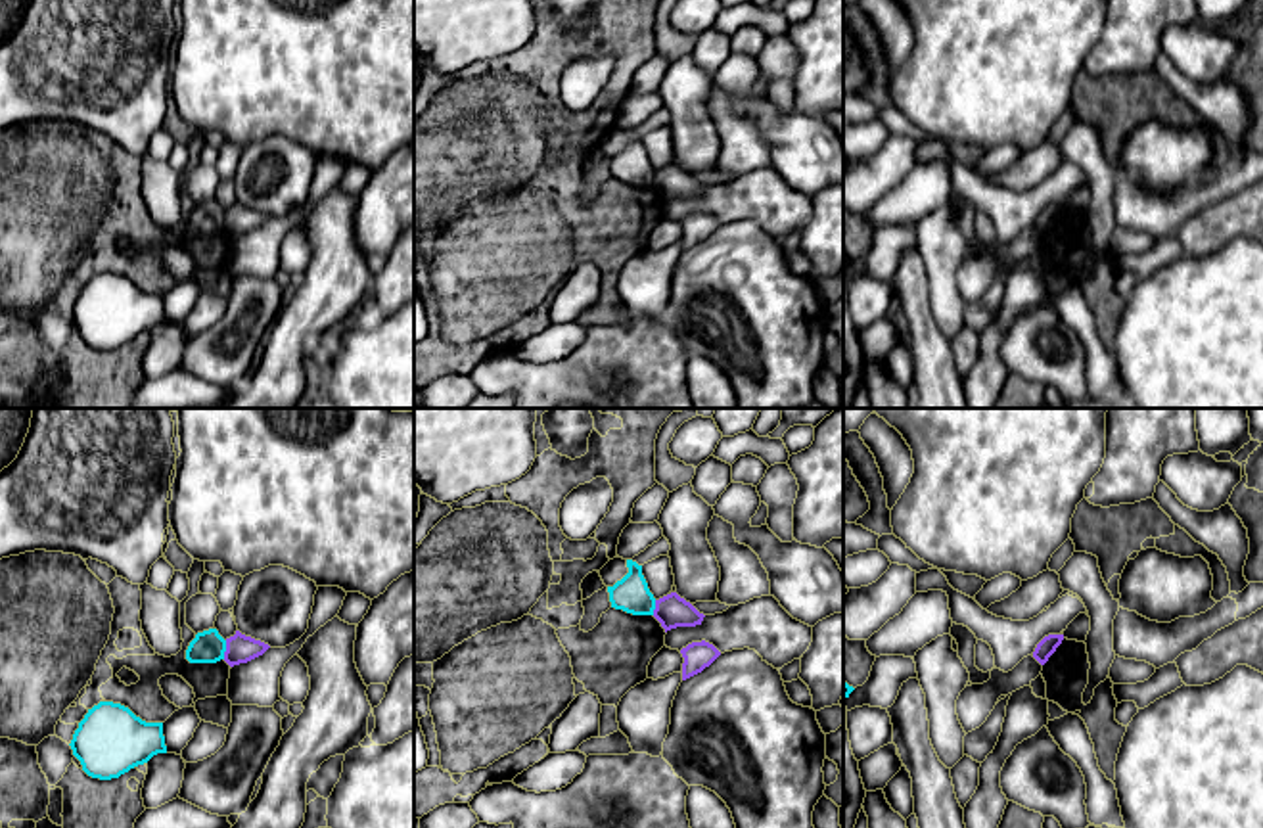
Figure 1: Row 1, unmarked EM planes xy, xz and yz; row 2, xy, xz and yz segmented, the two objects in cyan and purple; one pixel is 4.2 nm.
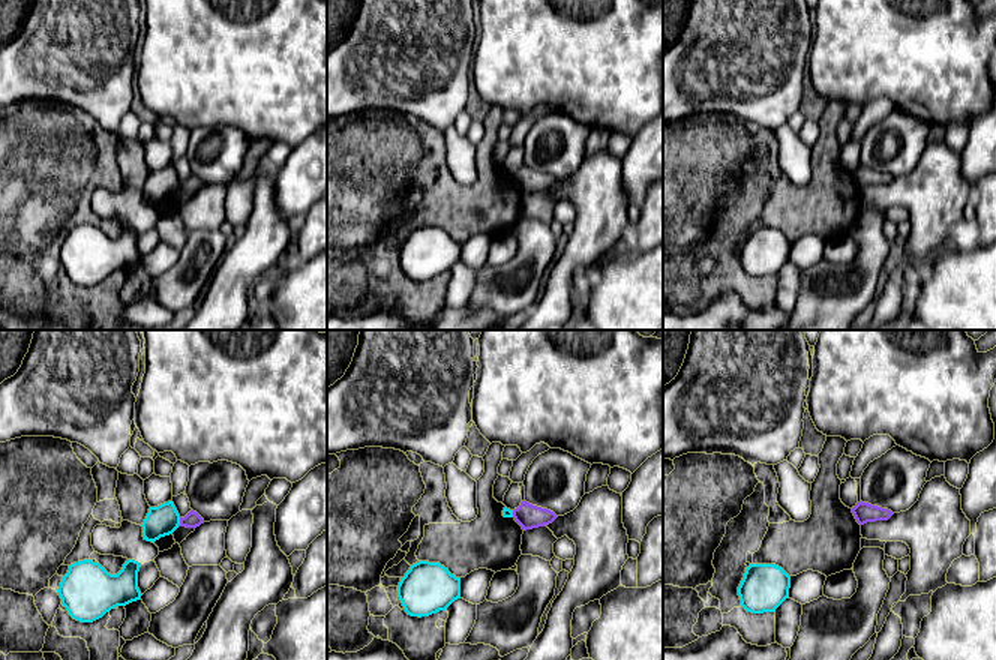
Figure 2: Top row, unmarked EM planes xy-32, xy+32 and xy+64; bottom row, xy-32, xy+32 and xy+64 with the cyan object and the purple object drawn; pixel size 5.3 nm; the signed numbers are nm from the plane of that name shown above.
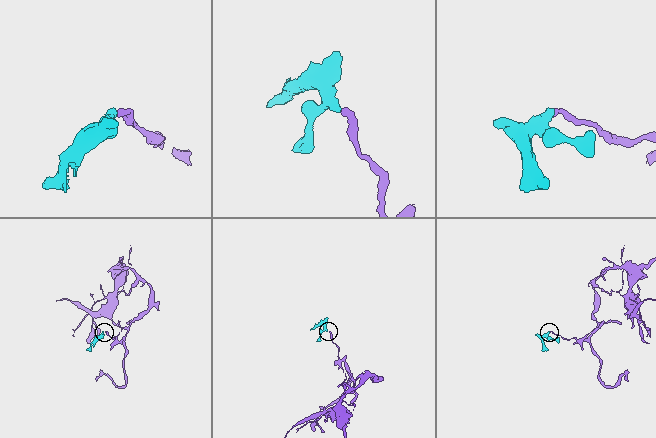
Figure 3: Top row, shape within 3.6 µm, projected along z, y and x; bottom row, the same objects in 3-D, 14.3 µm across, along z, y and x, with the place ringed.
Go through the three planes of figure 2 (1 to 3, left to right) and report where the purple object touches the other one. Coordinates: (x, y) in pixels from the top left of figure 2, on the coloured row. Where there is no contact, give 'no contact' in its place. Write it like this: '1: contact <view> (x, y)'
1: contact xy-32 (179, 521)
2: contact xy+32 (512, 513)
3: no contact

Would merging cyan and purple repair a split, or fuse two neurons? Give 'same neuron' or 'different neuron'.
different neuron

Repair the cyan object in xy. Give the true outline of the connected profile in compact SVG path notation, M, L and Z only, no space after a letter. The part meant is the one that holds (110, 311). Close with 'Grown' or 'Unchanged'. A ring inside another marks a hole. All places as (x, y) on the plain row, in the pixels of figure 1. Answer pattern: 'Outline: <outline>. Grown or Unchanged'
Outline: M113 272L88 280L69 316L82 341L100 351L119 349L153 326L167 324L163 293L146 293Z. Unchanged

